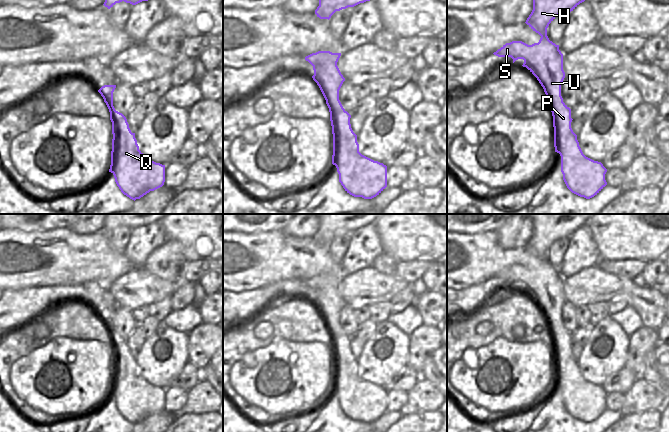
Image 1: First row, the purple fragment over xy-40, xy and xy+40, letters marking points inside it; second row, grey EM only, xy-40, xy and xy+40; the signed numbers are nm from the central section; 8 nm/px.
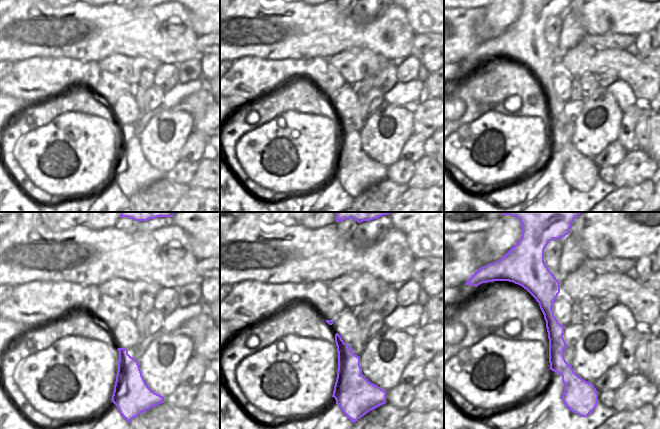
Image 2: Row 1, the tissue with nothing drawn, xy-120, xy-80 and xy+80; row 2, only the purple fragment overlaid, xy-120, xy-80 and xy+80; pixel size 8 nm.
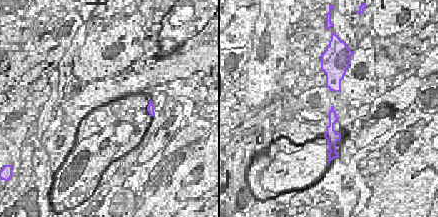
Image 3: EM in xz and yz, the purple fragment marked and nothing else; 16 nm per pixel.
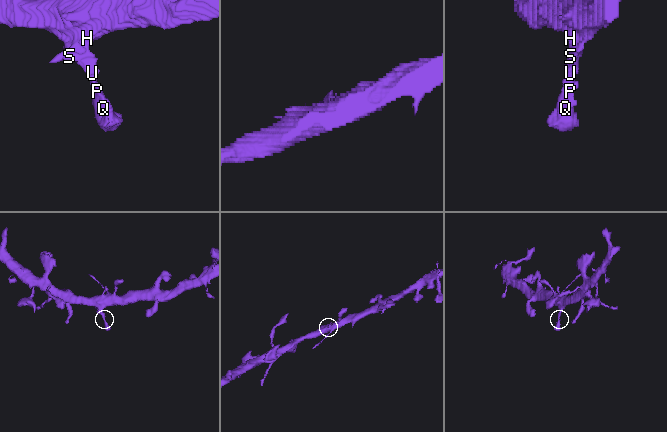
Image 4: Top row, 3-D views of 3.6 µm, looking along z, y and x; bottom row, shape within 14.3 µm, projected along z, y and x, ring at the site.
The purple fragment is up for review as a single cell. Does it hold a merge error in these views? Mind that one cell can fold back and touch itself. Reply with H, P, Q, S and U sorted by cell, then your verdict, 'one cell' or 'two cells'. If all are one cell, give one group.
H P Q S U; one cell

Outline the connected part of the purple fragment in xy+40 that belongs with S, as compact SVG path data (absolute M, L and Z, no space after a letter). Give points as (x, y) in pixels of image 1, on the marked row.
M533 0L533 10L526 20L526 24L541 38L538 43L528 45L522 41L506 43L493 54L498 57L511 57L513 63L523 59L523 67L526 67L539 81L548 98L553 116L554 147L555 152L561 156L561 172L567 188L574 194L590 199L597 195L606 185L605 174L607 169L601 162L586 157L577 140L577 135L571 128L571 109L563 102L561 96L561 84L565 78L563 70L563 54L556 45L549 40L547 28L549 24L560 14L570 13L585 0Z

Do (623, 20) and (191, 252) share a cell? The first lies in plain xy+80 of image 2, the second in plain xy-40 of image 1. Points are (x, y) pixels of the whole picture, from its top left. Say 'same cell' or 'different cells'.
same cell

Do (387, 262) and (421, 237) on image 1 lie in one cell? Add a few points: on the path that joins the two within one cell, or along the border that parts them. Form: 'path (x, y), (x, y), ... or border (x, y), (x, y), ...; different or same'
border (383, 252), (397, 260); different

